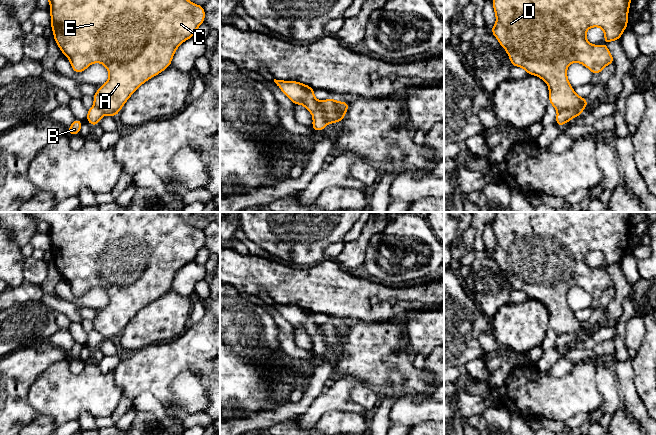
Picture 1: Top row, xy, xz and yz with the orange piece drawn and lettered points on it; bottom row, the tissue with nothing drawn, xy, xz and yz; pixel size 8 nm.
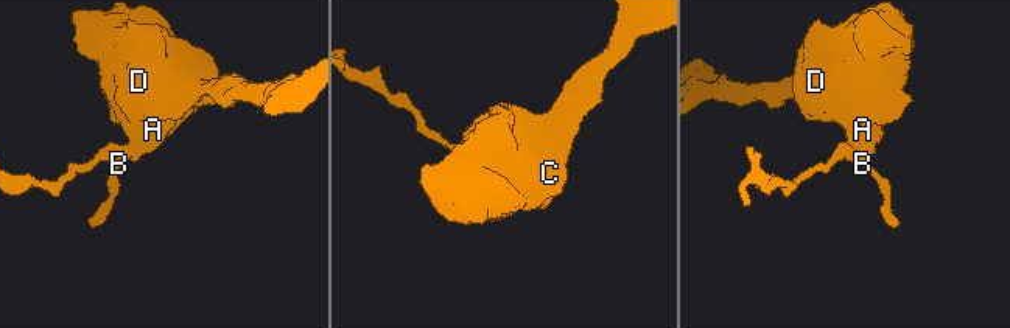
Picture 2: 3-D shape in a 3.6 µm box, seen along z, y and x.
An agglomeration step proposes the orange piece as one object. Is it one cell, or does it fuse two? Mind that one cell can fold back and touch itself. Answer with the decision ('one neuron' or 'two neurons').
two neurons

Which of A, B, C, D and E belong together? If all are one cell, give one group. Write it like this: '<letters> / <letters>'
A C D E / B

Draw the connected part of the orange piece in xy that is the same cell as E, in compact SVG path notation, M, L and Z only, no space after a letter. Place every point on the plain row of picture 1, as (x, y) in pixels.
M25 212L47 222L50 226L49 236L51 239L51 249L54 264L58 271L70 285L72 294L75 297L81 297L92 287L102 287L109 297L109 303L102 310L98 311L93 320L94 330L99 332L104 339L116 341L126 325L131 319L150 302L155 301L171 289L172 282L177 272L186 264L194 261L198 251L205 245L204 230L197 229L188 223L179 215L179 212Z

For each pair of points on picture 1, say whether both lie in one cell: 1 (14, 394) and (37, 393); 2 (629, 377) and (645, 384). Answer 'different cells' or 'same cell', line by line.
1: different cells
2: different cells

